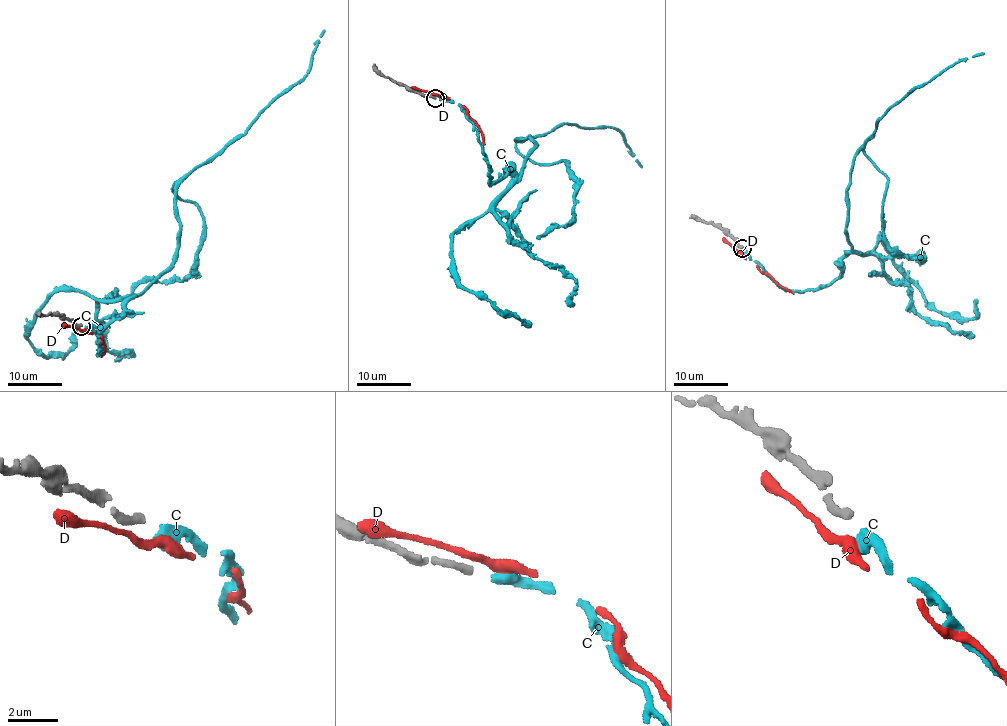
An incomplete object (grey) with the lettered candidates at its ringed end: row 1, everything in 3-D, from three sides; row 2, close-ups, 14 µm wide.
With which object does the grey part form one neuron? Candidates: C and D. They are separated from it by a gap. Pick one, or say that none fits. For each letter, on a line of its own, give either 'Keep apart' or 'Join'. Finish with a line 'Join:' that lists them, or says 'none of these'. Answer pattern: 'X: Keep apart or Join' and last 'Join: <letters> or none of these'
C: Join
D: Keep apart
Join: C

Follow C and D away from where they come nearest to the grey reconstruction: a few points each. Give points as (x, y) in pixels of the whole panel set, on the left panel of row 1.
C: (85, 328), (100, 335), (99, 355), (99, 331), (171, 263), (179, 185), (303, 80), (323, 30)
D: (83, 329), (101, 337), (105, 350), (101, 356)

